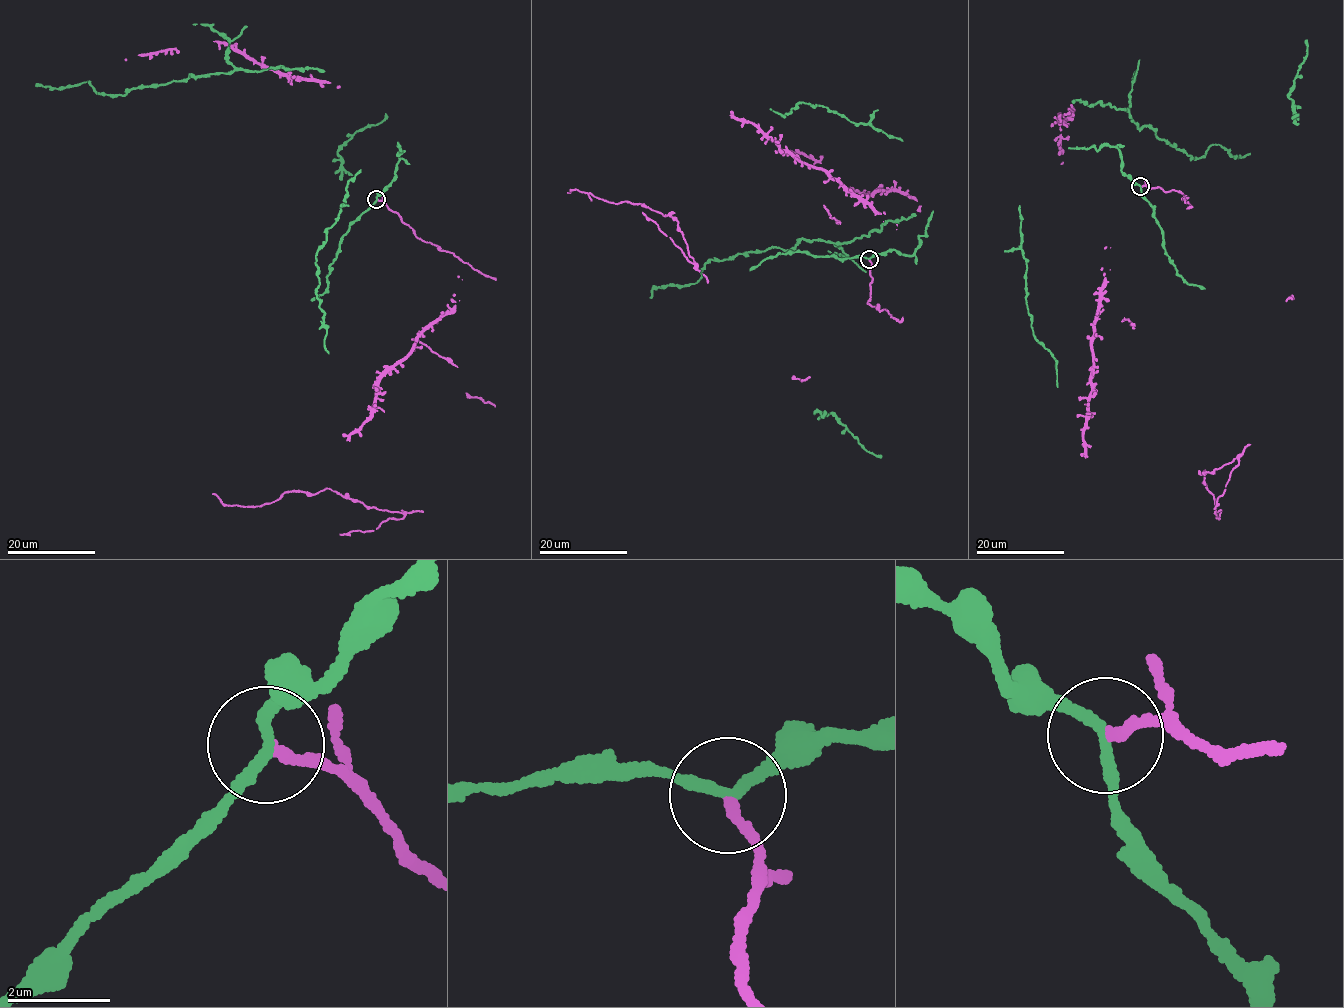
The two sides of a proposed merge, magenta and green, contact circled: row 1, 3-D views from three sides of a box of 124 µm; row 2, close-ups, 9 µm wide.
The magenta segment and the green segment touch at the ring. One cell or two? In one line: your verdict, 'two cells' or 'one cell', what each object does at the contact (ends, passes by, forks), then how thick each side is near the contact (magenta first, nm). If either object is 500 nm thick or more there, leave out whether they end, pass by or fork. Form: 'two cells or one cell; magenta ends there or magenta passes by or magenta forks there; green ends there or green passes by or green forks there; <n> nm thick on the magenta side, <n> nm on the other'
two cells; magenta ends there; green passes by; 170 nm thick on the magenta side, 200 nm on the other

